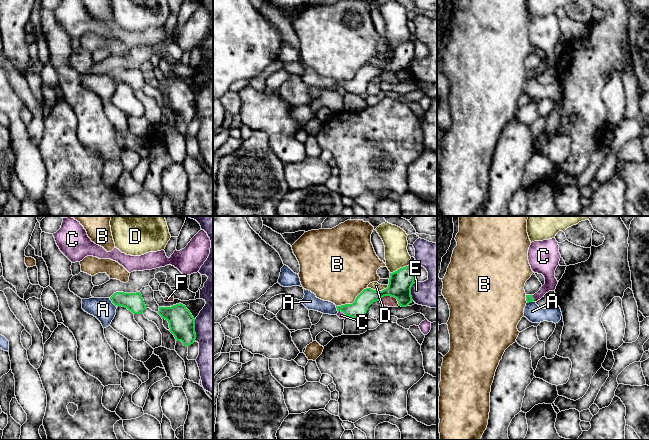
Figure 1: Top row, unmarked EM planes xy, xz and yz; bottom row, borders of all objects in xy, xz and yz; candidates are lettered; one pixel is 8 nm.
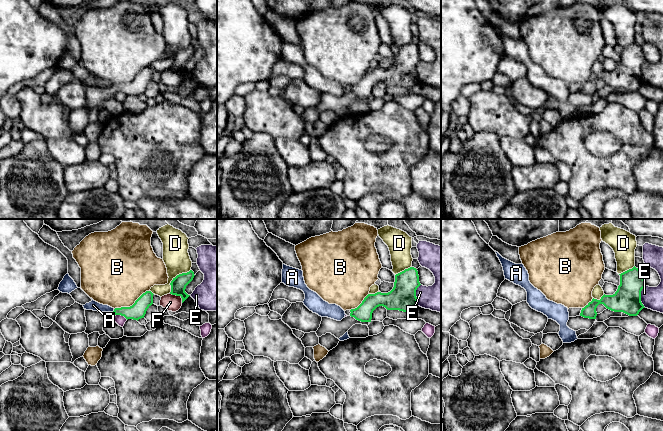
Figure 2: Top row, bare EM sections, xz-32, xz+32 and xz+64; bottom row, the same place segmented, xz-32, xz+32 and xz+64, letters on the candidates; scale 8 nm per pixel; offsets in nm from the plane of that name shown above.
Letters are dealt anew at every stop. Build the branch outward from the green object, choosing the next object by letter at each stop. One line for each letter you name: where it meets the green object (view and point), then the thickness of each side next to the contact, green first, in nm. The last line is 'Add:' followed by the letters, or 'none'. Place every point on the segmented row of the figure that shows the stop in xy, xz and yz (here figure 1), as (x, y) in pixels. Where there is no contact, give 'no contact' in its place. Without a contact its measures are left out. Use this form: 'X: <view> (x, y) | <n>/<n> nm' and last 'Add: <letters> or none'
Add: none

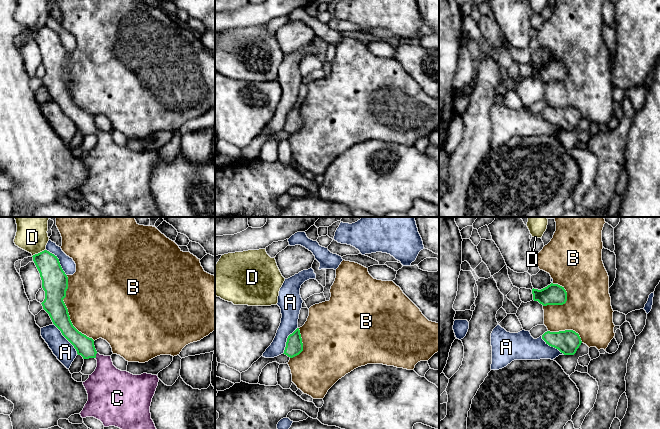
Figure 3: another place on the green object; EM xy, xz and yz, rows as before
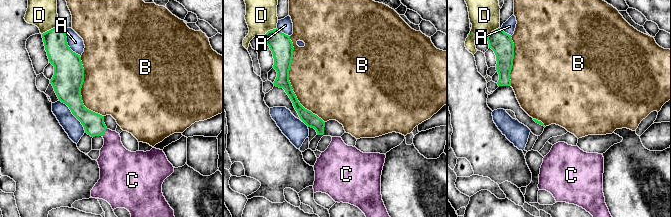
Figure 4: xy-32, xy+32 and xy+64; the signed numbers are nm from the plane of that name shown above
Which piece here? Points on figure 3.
C: xy (95, 356) | 150/300 nm
Add: C

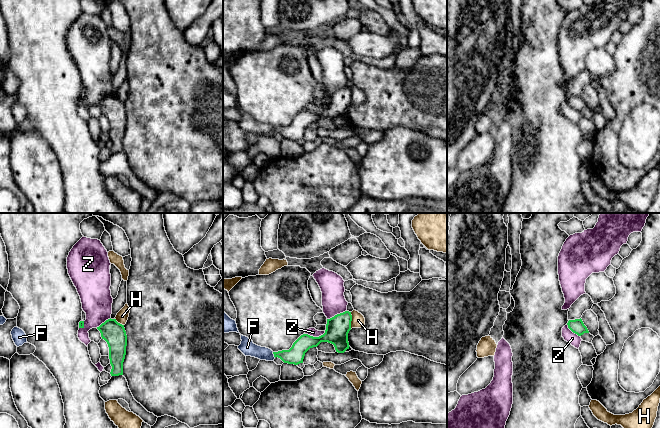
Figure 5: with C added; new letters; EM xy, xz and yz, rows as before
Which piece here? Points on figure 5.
Add: none

